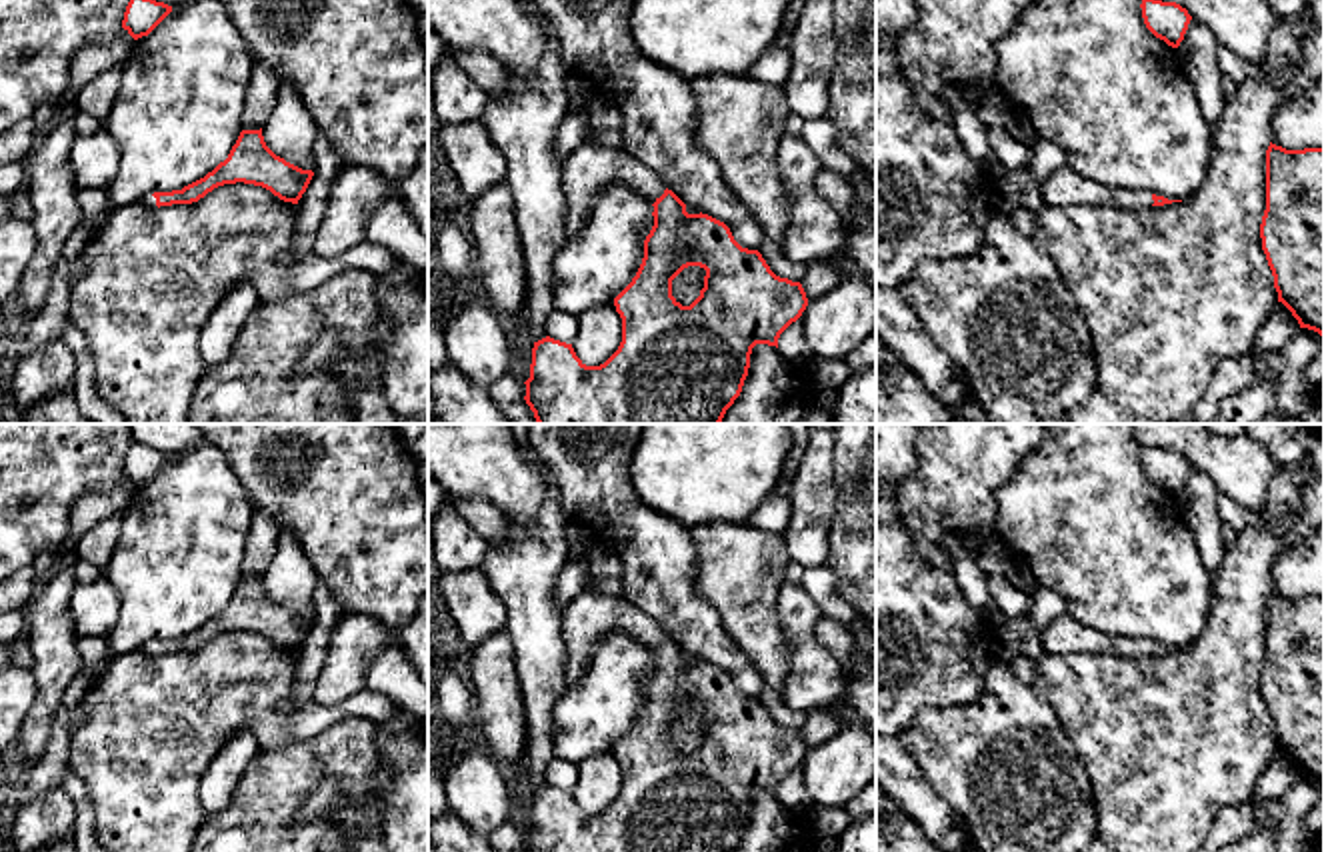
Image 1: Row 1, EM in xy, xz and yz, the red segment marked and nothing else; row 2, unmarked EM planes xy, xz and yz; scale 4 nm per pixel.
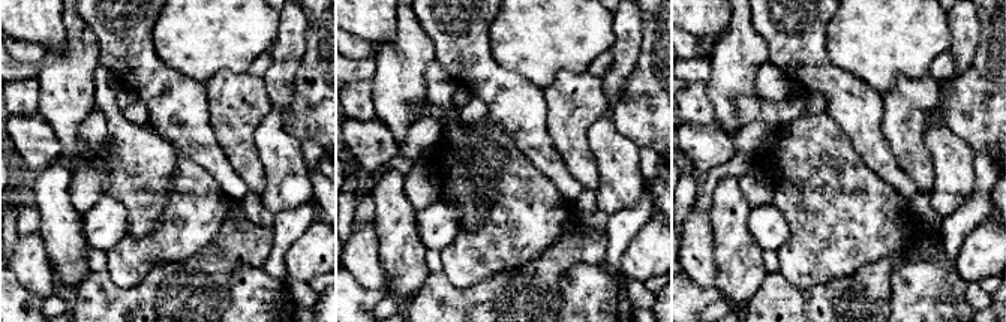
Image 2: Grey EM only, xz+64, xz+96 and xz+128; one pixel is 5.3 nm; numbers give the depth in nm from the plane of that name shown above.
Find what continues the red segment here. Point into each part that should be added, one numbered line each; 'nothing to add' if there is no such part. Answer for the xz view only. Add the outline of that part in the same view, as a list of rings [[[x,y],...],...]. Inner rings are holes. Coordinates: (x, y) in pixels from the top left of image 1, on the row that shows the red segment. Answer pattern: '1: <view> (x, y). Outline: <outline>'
1: xz (590, 166). Outline: [[[586,136],[562,168],[568,236],[576,236],[584,228],[594,198],[612,182],[628,184],[650,204],[666,190],[662,178],[624,148],[600,146]]]

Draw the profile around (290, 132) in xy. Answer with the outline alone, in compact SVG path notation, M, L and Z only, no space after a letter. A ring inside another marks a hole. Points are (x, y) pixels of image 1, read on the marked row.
M288 82L278 84L278 100L262 126L262 136L276 156L314 172L318 126Z

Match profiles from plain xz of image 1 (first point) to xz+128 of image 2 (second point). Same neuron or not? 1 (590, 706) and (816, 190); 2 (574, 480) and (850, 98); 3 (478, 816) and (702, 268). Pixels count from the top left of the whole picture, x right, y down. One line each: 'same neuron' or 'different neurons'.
1: different neurons
2: same neuron
3: same neuron

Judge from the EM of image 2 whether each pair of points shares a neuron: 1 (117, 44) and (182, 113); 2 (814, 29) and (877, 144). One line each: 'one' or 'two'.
1: one
2: one

